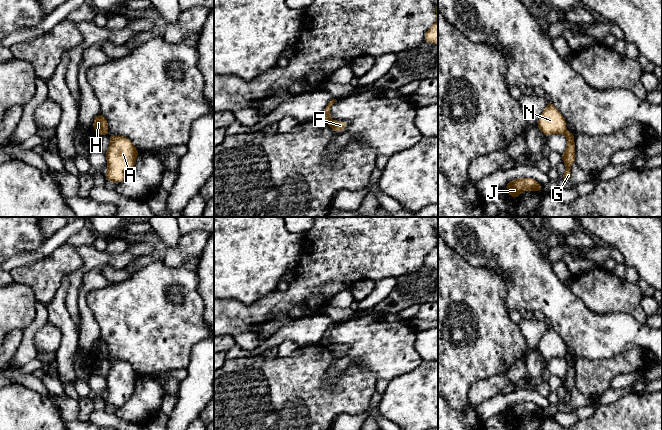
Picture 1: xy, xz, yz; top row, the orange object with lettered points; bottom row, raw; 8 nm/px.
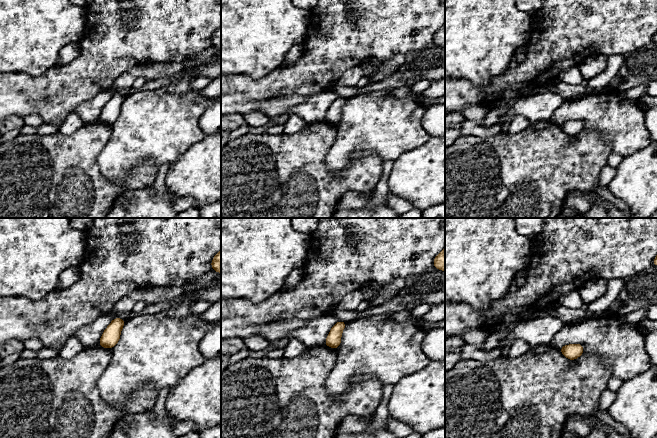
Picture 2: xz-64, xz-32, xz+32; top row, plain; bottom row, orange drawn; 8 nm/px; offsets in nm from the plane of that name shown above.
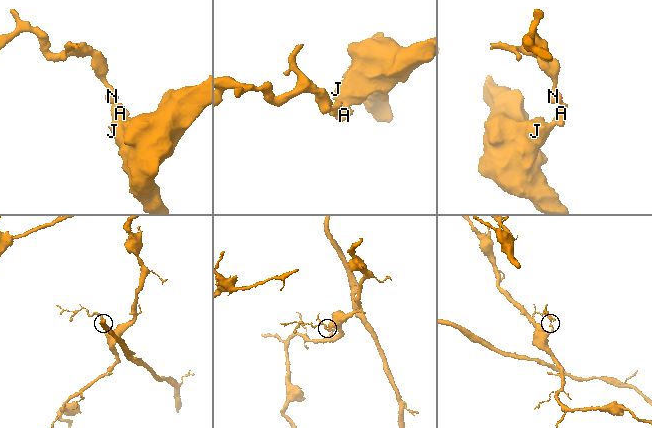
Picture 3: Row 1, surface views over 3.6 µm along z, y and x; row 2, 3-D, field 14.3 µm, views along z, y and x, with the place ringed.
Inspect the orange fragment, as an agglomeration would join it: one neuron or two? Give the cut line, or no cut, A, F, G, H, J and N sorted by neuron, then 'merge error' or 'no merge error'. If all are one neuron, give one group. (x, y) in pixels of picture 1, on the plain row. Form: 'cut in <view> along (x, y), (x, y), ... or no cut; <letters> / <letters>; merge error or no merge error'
cut in xz along (330, 343), (328, 346); A F G J / H N; merge error

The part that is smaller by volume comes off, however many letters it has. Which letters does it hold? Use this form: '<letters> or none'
H, N

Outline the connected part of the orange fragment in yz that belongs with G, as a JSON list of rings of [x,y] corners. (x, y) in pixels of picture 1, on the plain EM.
[[[567,356],[565,359],[567,361],[567,371],[565,376],[562,378],[562,386],[566,389],[566,395],[562,400],[560,400],[560,402],[569,404],[571,403],[570,391],[575,387],[575,367],[573,357]]]

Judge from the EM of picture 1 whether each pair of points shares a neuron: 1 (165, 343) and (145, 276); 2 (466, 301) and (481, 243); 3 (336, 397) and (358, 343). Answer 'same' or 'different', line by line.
1: same
2: different
3: different

